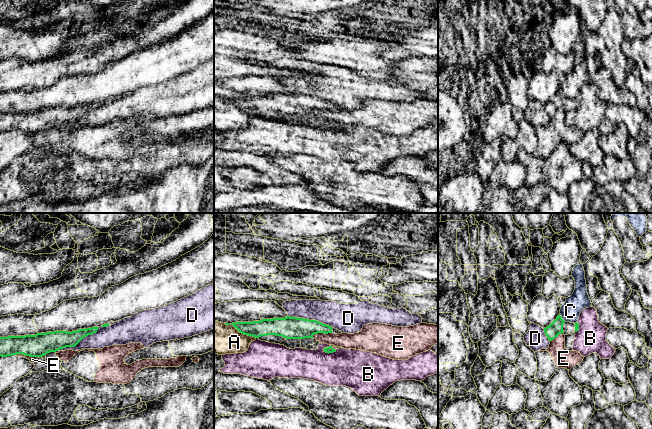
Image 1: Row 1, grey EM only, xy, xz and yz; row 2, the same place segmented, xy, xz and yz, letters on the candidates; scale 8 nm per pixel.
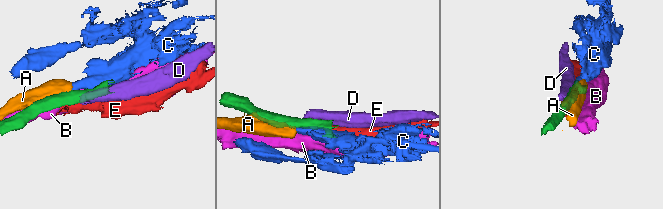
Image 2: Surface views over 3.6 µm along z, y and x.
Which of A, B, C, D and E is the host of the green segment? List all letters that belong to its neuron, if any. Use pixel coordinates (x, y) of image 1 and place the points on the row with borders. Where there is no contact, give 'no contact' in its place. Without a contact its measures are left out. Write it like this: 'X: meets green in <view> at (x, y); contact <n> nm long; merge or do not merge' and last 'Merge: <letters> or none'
A: meets green in xz at (240, 332); contact 280 nm long; do not merge
B: meets green in xz at (329, 352); contact 120 nm long; do not merge
C: meets green in yz at (561, 318); contact 80 nm long; do not merge
D: meets green in xz at (310, 320); contact 380 nm long; do not merge
E: meets green in xy at (27, 355); contact 190 nm long; do not merge
Merge: none

